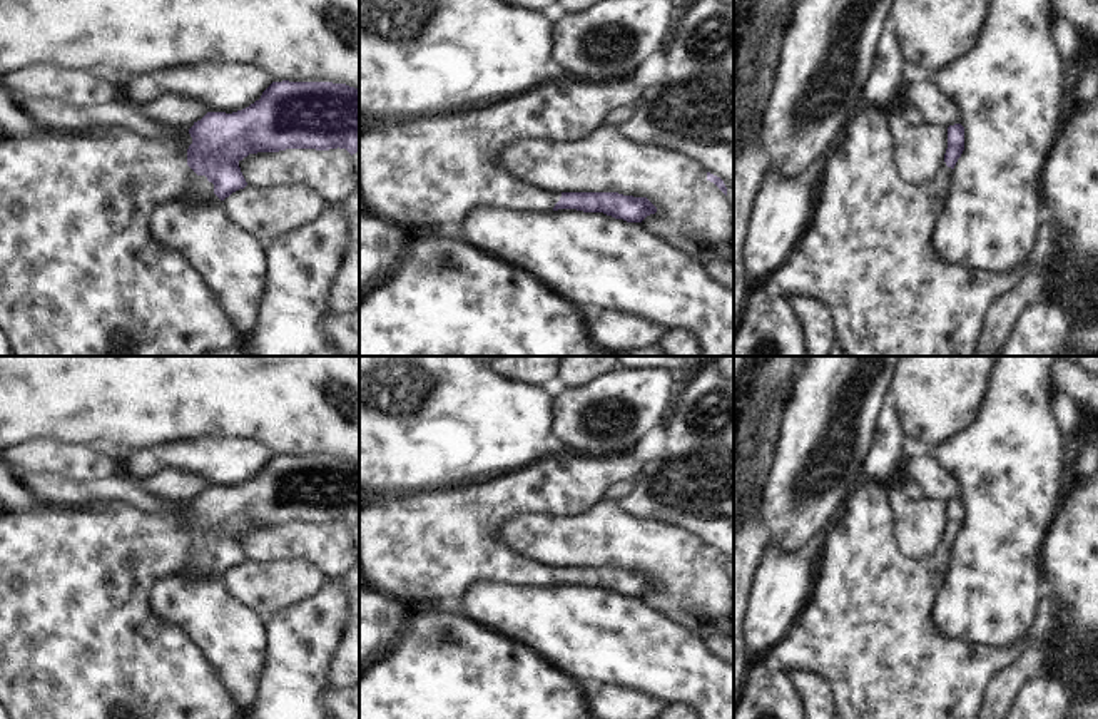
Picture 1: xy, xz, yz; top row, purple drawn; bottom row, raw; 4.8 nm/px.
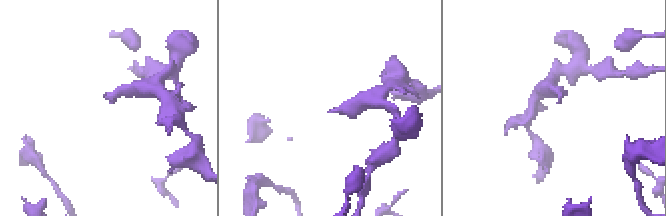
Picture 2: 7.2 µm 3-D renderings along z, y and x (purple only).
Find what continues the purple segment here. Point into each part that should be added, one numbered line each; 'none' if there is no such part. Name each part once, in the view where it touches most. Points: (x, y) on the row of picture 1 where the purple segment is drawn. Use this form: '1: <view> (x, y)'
1: xy (81, 275).

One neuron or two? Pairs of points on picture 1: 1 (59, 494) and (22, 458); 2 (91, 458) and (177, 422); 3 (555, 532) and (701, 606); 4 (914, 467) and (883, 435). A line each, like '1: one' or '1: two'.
1: two
2: two
3: one
4: two

